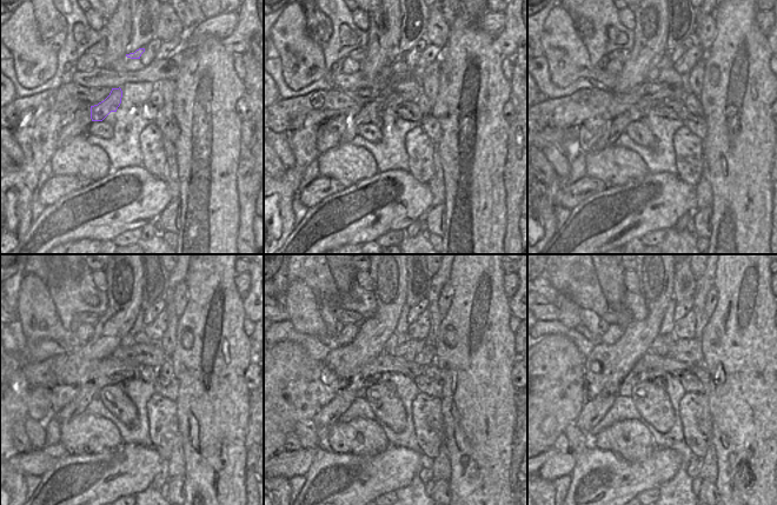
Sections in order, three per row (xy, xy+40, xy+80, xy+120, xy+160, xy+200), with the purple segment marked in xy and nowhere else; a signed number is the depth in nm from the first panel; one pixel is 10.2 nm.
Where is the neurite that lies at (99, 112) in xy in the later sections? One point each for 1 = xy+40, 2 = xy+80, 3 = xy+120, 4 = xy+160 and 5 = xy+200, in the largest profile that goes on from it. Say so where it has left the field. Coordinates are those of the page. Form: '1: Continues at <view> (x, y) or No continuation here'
1: Continues at xy+40 (370, 110)
2: Continues at xy+80 (617, 126)
3: Continues at xy+120 (87, 391)
4: Continues at xy+160 (329, 414)
5: Continues at xy+200 (593, 411)

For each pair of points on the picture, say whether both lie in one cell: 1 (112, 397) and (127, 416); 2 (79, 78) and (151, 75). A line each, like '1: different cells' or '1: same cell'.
1: same cell
2: same cell

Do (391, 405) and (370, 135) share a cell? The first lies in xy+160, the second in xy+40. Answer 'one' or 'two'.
one

